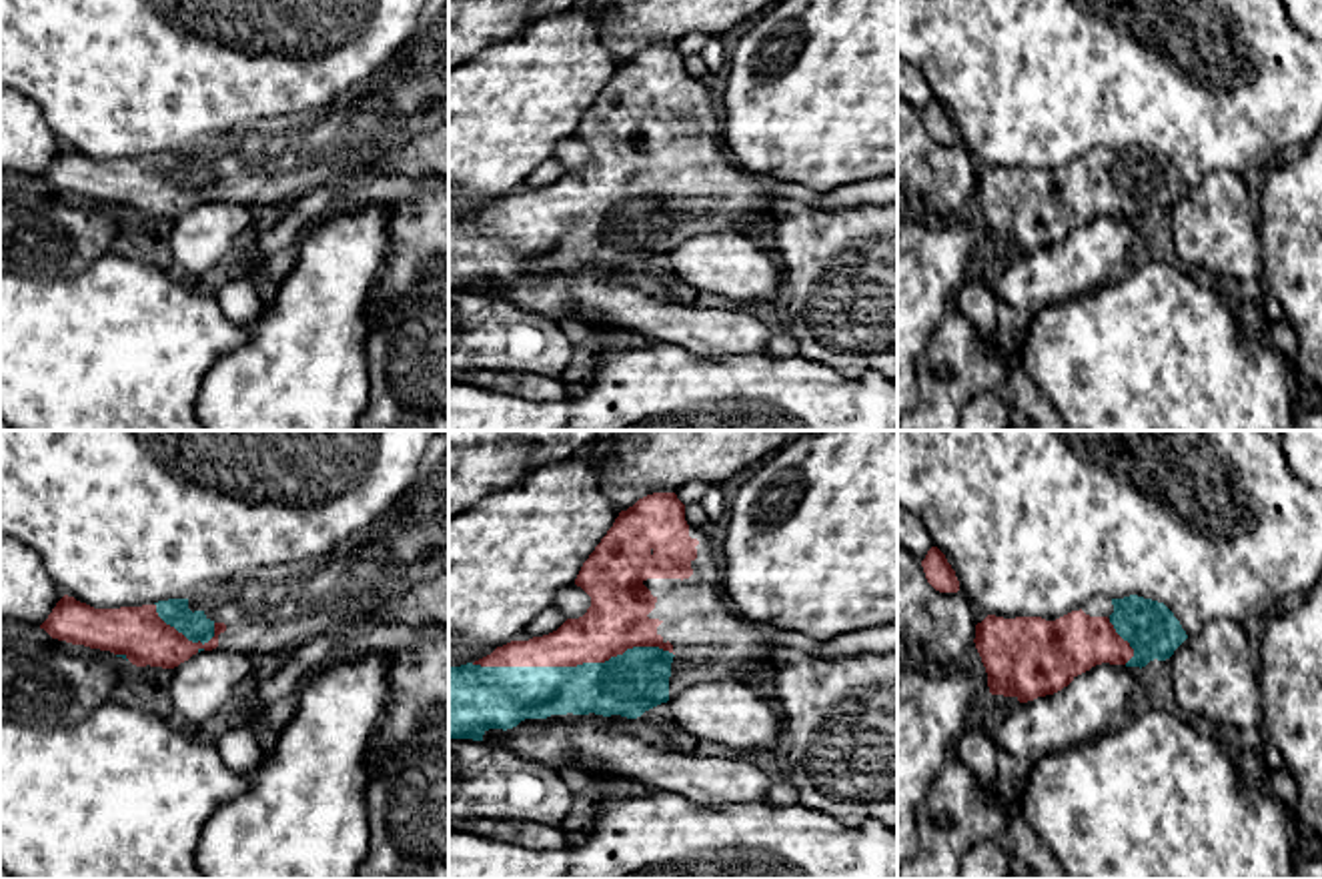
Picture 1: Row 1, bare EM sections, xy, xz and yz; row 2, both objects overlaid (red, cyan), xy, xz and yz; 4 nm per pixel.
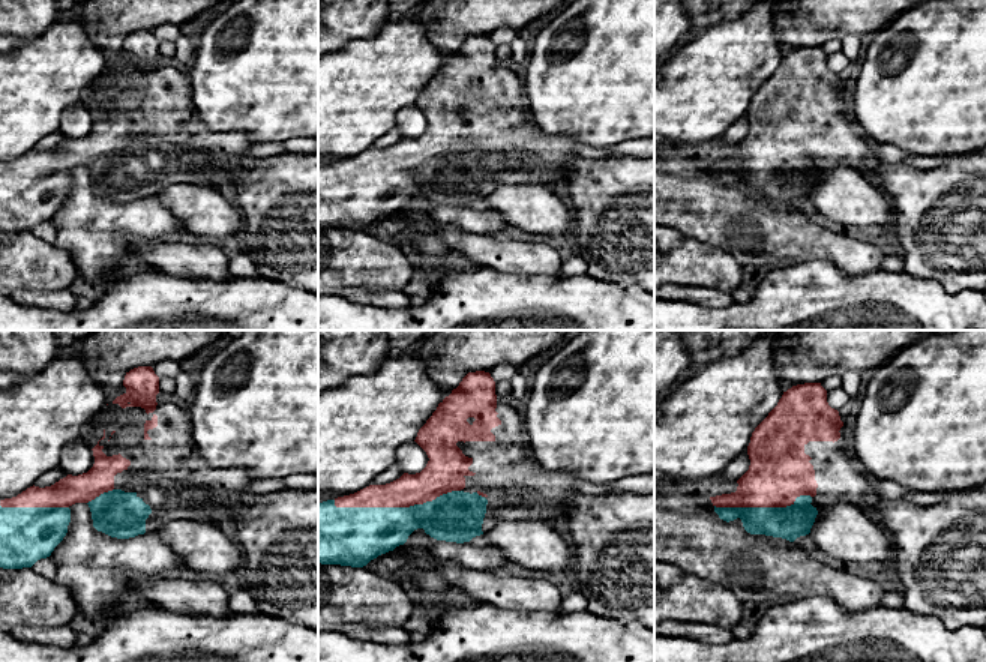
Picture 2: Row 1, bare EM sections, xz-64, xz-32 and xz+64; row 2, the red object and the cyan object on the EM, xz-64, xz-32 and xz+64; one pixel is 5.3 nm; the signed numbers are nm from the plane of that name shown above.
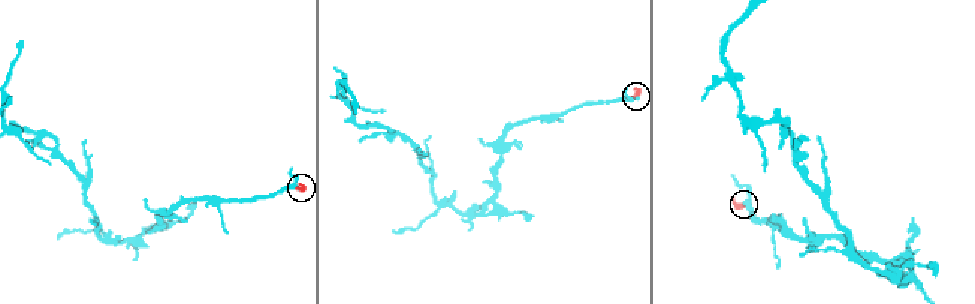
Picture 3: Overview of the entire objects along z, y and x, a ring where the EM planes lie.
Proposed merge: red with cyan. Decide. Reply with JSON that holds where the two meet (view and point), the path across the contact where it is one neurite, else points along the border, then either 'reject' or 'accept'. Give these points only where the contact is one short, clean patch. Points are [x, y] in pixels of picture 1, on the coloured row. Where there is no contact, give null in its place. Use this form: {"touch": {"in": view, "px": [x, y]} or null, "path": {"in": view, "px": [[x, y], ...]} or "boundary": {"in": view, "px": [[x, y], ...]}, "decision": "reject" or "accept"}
{"touch": {"in": "xz", "px": [571, 665]}, "decision": "accept"}

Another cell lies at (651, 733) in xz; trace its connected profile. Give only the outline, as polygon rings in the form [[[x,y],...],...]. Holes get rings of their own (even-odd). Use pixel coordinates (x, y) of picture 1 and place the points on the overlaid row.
[[[611,715],[607,721],[619,731],[619,733],[631,733],[639,739],[643,739],[649,745],[675,745],[673,733],[665,729],[665,725],[649,723],[641,717],[627,719],[621,715]]]

